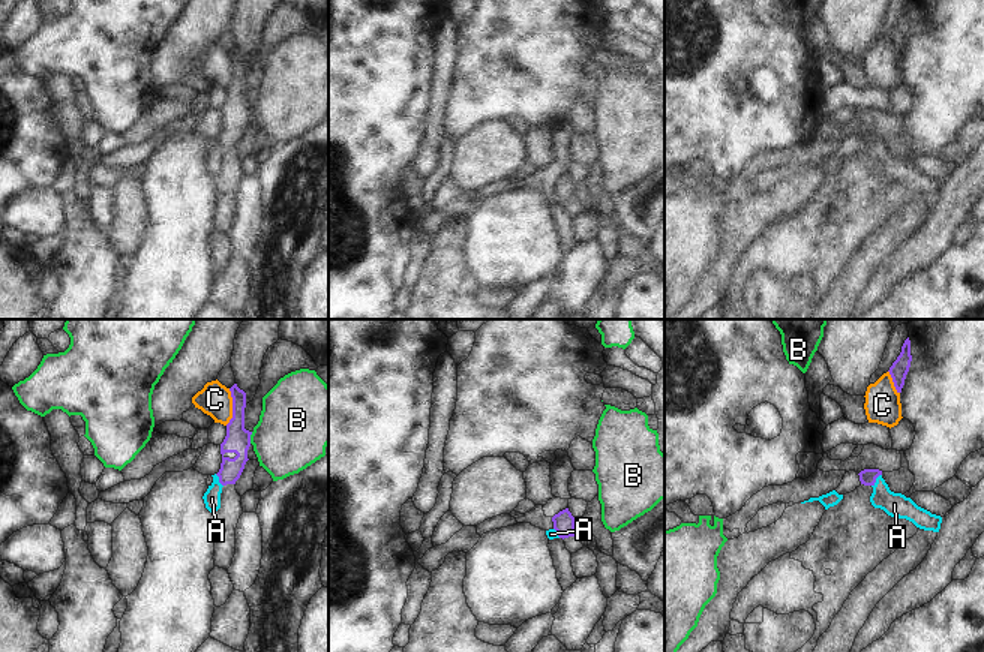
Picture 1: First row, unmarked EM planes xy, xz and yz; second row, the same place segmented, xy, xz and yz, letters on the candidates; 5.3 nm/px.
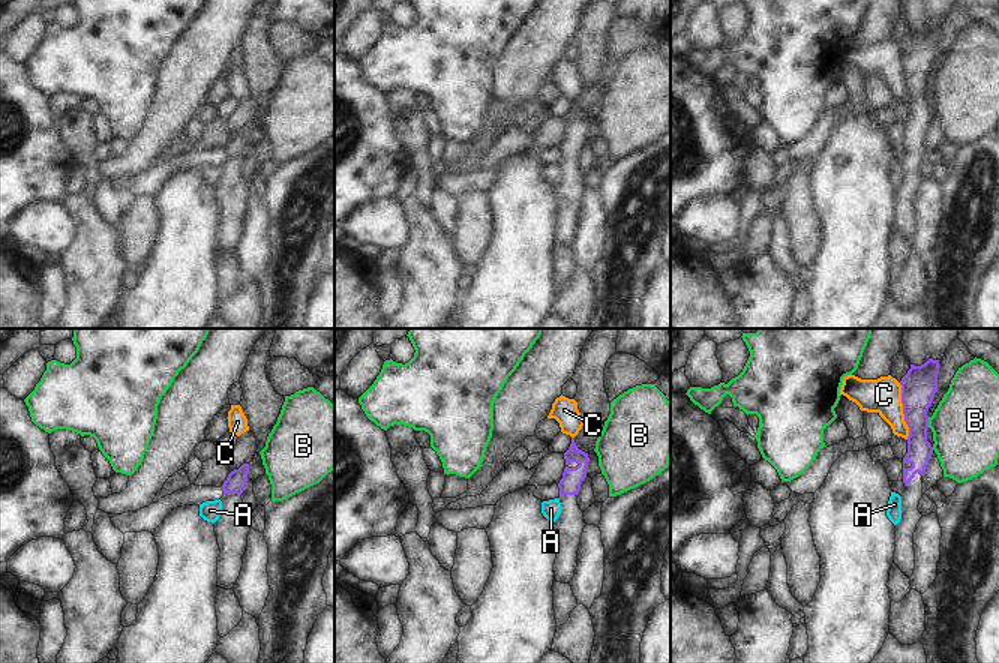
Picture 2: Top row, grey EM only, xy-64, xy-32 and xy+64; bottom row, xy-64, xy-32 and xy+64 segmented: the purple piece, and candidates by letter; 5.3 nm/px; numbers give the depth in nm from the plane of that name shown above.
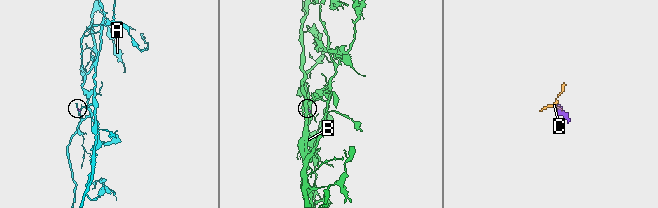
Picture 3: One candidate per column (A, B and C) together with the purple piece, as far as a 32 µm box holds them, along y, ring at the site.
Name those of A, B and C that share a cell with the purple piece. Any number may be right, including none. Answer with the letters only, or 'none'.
none.

